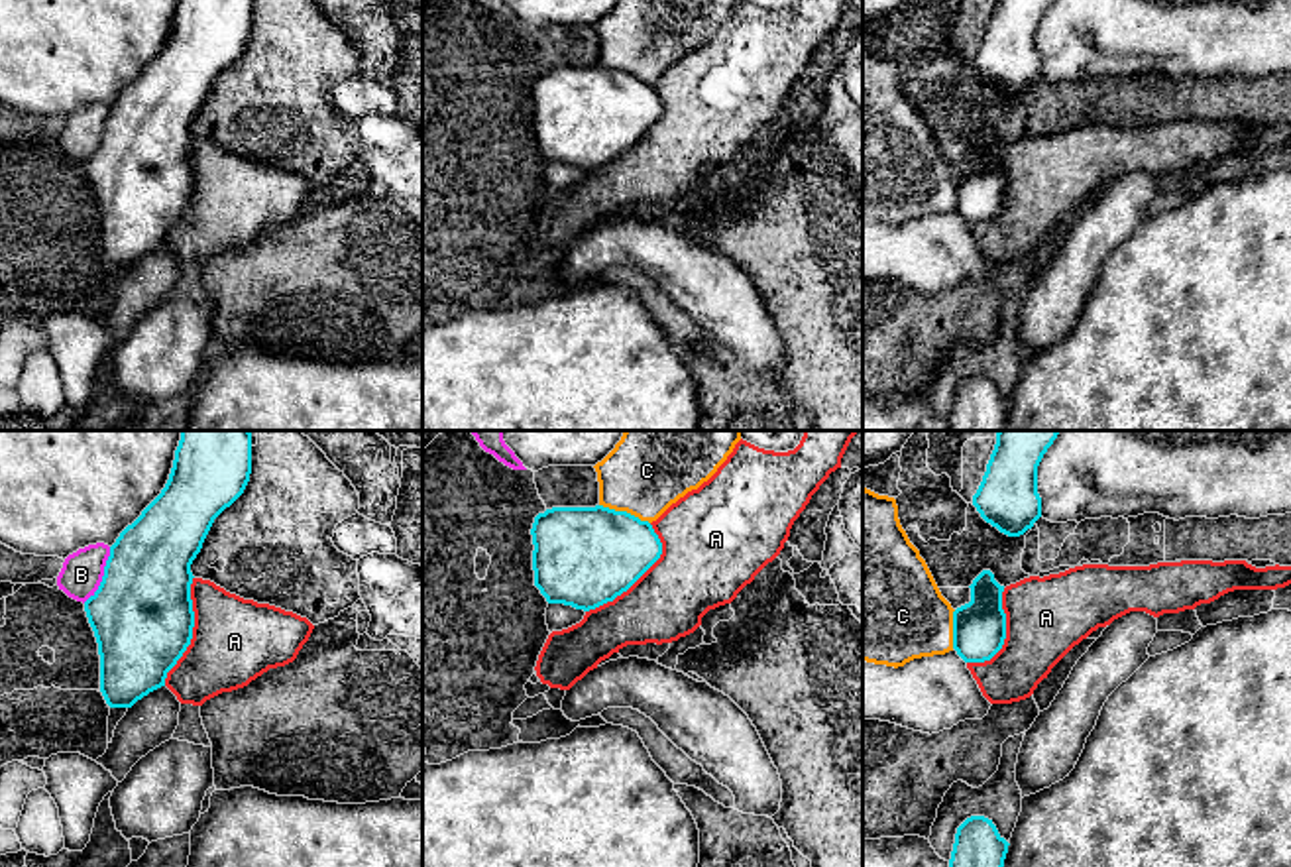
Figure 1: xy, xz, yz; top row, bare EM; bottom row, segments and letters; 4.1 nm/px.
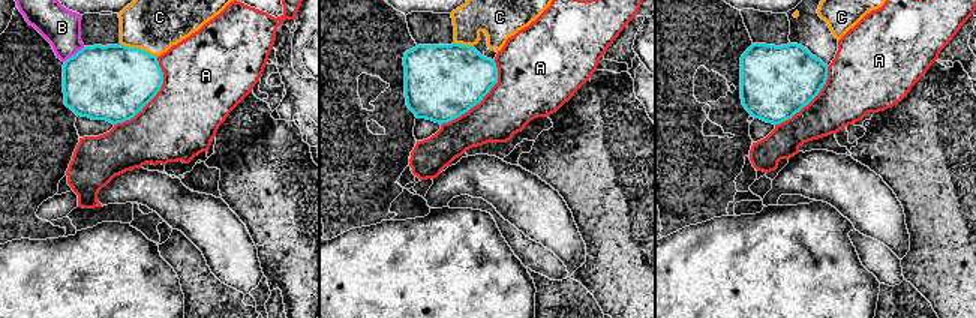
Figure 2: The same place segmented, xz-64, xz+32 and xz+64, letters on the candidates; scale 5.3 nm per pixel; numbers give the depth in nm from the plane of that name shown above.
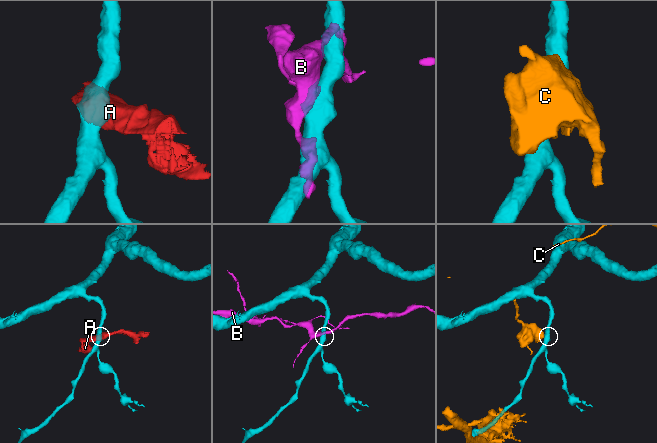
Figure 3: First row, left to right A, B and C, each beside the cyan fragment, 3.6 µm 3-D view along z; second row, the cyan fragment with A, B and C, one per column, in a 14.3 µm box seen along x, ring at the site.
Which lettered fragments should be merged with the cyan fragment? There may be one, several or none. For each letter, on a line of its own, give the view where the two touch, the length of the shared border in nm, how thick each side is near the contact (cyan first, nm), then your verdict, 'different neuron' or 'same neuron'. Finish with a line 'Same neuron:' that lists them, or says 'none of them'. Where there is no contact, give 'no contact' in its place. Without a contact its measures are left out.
A: xy | 460 nm | 420/340 nm | different neuron
B: xy | 260 nm | 420/170 nm | different neuron
C: xz | 220 nm | 420/300 nm | different neuron
Same neuron: none of them

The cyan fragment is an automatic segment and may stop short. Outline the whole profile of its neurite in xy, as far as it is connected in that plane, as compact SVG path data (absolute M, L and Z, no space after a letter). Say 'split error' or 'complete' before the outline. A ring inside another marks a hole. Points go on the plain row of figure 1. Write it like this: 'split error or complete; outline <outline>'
complete; outline M179 0L165 47L110 106L102 142L84 161L98 202L100 252L110 267L132 267L149 252L165 246L167 232L191 204L195 187L191 124L200 112L214 79L244 53L250 33L252 0Z

